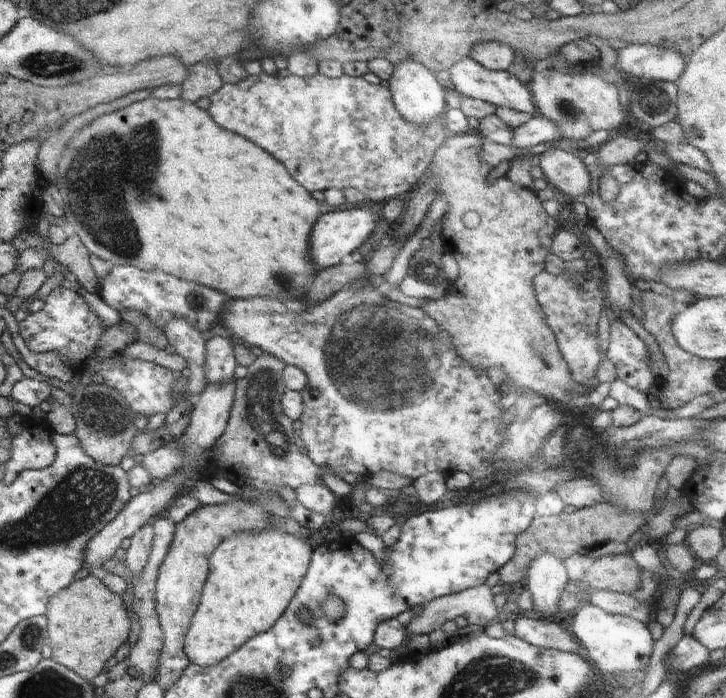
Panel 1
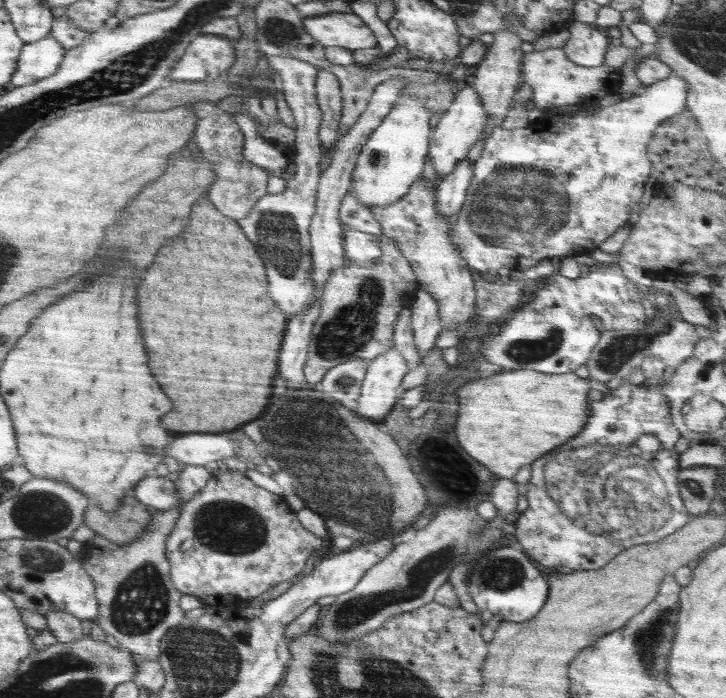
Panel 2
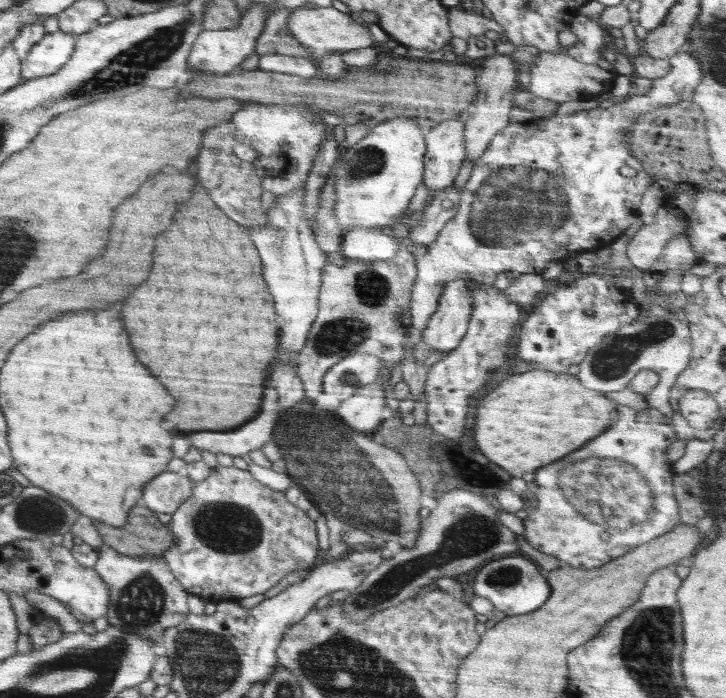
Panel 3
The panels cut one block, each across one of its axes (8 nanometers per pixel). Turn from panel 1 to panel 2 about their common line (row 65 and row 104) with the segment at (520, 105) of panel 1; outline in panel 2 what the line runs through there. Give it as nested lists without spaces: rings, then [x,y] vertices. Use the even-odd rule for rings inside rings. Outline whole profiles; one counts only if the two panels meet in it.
[[[468,80],[463,83],[458,96],[454,98],[450,108],[444,112],[443,117],[440,117],[440,121],[431,132],[429,144],[430,161],[432,161],[432,168],[438,175],[438,180],[448,177],[462,161],[462,158],[467,158],[468,151],[480,137],[482,129],[486,127],[486,119],[488,119],[488,114],[484,110],[484,104],[478,98],[476,88]]]

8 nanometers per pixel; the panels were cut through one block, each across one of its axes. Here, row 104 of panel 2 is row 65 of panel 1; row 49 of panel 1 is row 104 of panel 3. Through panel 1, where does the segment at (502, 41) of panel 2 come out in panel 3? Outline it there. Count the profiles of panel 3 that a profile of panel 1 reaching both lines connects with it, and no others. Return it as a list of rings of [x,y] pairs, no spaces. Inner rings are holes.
[[[492,53],[481,64],[475,83],[478,87],[476,100],[464,111],[464,146],[466,146],[466,160],[474,163],[484,154],[484,150],[493,142],[493,138],[510,124],[510,110],[512,108],[512,93],[518,85],[518,72],[511,56]]]

